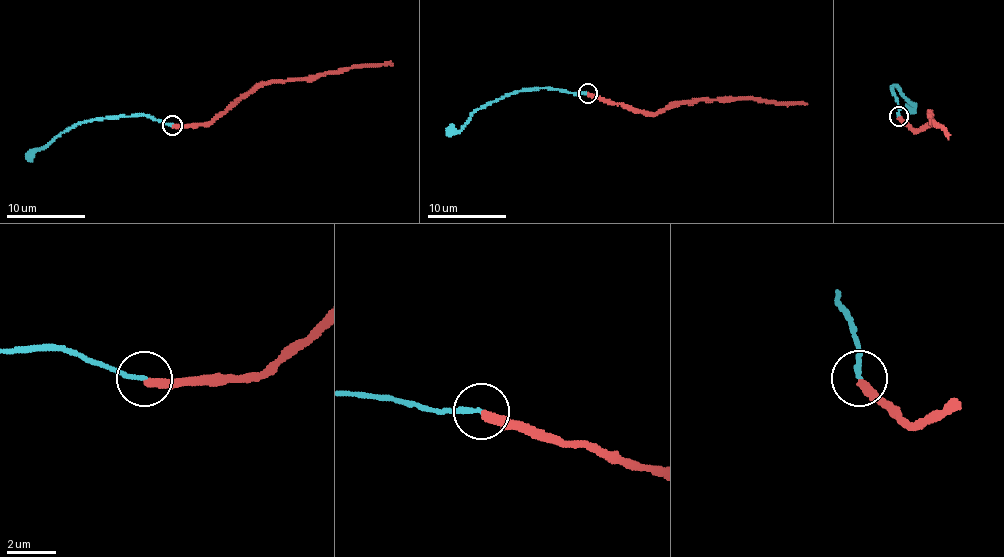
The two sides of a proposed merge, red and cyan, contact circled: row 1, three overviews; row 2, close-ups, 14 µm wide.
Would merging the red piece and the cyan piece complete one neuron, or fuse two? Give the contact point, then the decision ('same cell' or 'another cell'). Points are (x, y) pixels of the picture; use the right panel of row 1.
at (899, 116); another cell

